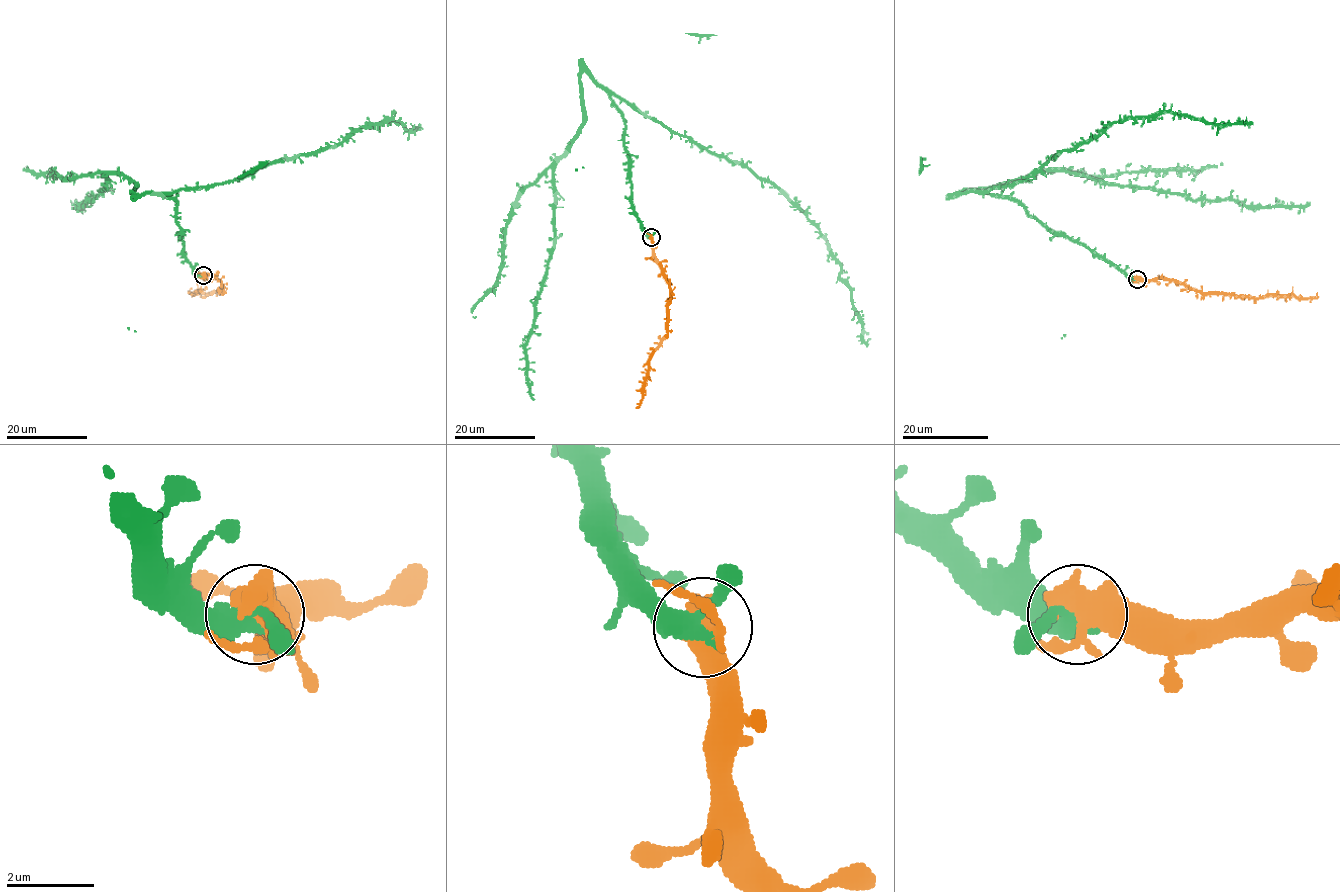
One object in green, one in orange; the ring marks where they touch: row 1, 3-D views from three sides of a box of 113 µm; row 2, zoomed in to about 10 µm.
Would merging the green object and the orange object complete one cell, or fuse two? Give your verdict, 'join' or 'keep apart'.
join

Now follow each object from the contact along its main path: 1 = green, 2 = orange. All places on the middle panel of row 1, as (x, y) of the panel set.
1: (651, 237), (632, 204), (631, 154), (612, 95), (770, 181), (826, 241), (850, 291), (862, 338), (870, 338)
2: (651, 237), (652, 252), (669, 287), (668, 330), (649, 361), (649, 378), (640, 407)

